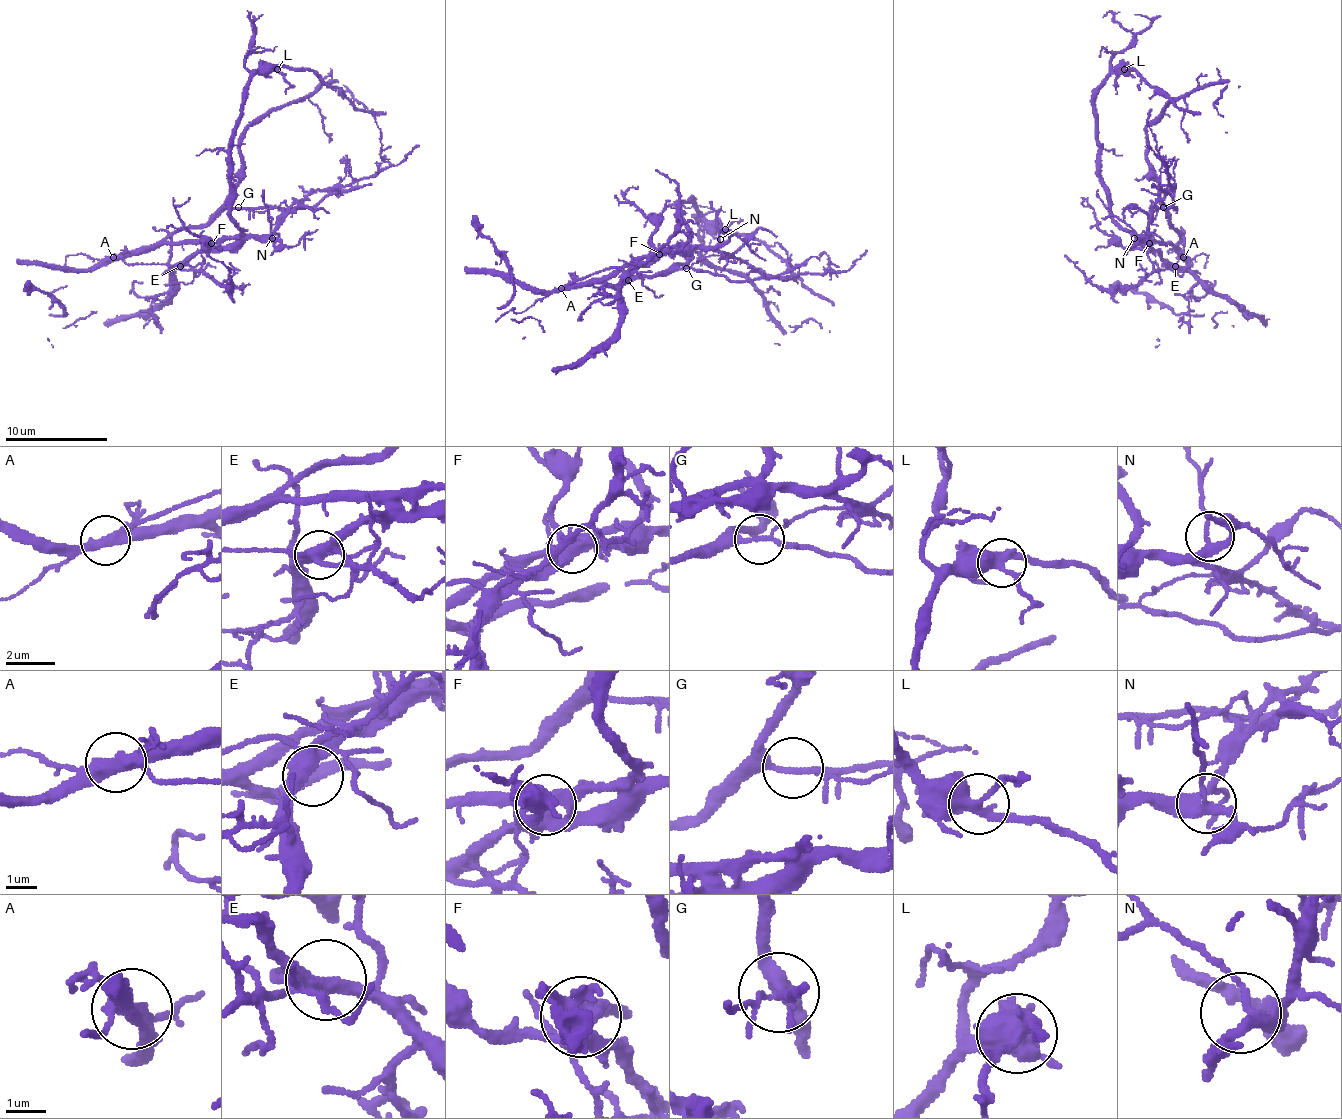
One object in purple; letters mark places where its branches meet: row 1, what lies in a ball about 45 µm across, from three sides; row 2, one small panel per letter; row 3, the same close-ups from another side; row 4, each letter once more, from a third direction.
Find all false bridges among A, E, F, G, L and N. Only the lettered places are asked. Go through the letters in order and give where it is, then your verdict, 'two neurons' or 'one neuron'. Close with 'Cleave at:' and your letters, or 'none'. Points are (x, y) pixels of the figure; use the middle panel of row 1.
A: place (561, 288); two neurons
E: place (628, 280); one neuron
F: place (659, 254); two neurons
G: place (686, 268); one neuron
L: place (725, 229); one neuron
N: place (720, 239); one neuron
Cleave at: A, F

